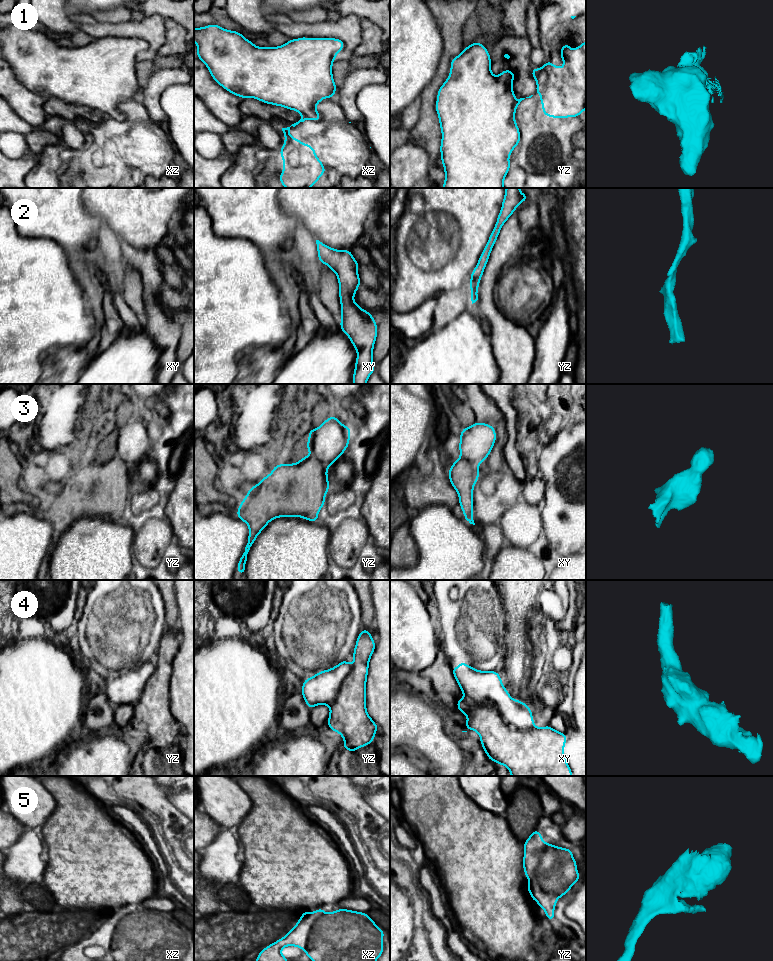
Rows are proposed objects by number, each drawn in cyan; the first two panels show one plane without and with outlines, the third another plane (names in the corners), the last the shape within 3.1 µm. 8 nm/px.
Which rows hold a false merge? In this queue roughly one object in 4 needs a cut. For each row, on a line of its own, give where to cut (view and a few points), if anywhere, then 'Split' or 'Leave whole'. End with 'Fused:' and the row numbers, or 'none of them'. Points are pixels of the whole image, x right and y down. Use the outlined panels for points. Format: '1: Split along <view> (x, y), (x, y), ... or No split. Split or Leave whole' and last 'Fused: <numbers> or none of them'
1: Split along xz (302, 116), (307, 118). Split
2: No split. Leave whole
3: No split. Leave whole
4: Split along xy (465, 697), (478, 705), (489, 701), (512, 728), (533, 726). Split
5: No split. Leave whole
Fused: 1, 4

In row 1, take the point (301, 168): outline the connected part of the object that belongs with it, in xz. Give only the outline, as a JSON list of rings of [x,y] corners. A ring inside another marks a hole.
[[[302,117],[291,126],[295,127],[306,119]],[[290,127],[282,128],[285,142],[279,154],[283,159],[283,172],[278,178],[285,188],[310,188],[318,182],[326,169],[311,145],[303,144],[299,138],[292,138]]]

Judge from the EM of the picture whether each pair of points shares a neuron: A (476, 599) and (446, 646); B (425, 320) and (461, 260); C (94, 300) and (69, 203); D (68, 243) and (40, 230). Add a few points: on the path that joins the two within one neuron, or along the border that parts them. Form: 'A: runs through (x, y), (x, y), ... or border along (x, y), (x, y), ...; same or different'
A: runs through (471, 611), (471, 621), (458, 634); same
B: border along (436, 294), (427, 298), (413, 310); different
C: runs through (84, 276), (81, 269), (77, 239), (72, 227); same
D: runs through (61, 236), (55, 230), (47, 230); same

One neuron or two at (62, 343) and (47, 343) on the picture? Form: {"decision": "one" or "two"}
{"decision": "one"}

